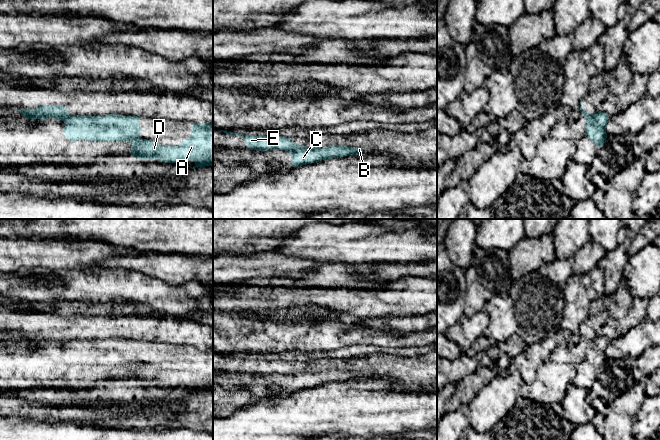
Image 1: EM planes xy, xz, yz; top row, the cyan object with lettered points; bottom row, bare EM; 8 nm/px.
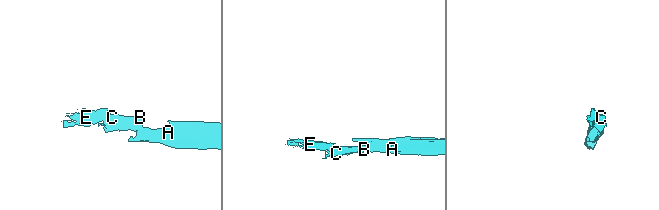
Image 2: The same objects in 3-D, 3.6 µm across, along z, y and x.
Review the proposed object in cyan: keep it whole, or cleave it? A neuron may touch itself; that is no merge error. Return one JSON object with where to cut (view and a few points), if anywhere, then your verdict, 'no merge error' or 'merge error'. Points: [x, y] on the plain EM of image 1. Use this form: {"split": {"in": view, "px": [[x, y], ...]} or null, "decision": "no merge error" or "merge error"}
{"split": {"in": "xz", "px": [[296, 369], [289, 374]]}, "decision": "merge error"}

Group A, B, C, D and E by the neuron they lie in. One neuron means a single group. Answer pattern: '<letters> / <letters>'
A B C D / E

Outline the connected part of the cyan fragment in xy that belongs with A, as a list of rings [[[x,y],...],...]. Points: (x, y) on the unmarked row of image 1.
[[[109,338],[104,340],[79,340],[73,339],[65,344],[66,352],[63,357],[67,360],[68,365],[88,364],[88,365],[130,365],[134,373],[128,378],[141,384],[155,385],[162,384],[166,387],[179,387],[181,385],[196,384],[197,387],[193,392],[213,390],[213,349],[212,348],[191,348],[193,358],[189,363],[184,364],[179,370],[164,370],[160,367],[139,363],[141,351],[139,349],[142,341],[123,340]]]

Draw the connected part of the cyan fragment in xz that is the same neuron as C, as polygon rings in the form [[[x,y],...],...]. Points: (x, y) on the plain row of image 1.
[[[296,369],[291,376],[291,392],[305,388],[313,388],[323,383],[345,381],[351,378],[358,379],[365,376],[364,371],[348,371],[345,369],[334,369],[325,372],[309,372],[304,369]]]

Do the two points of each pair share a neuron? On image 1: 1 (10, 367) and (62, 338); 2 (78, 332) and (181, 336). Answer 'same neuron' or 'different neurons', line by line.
1: different neurons
2: same neuron

